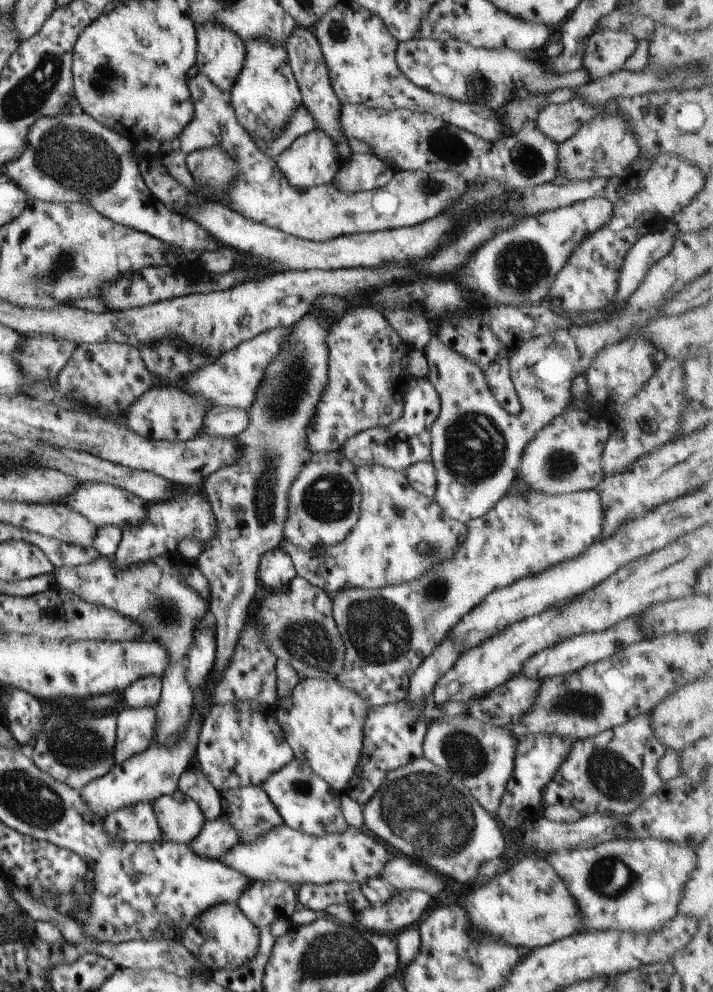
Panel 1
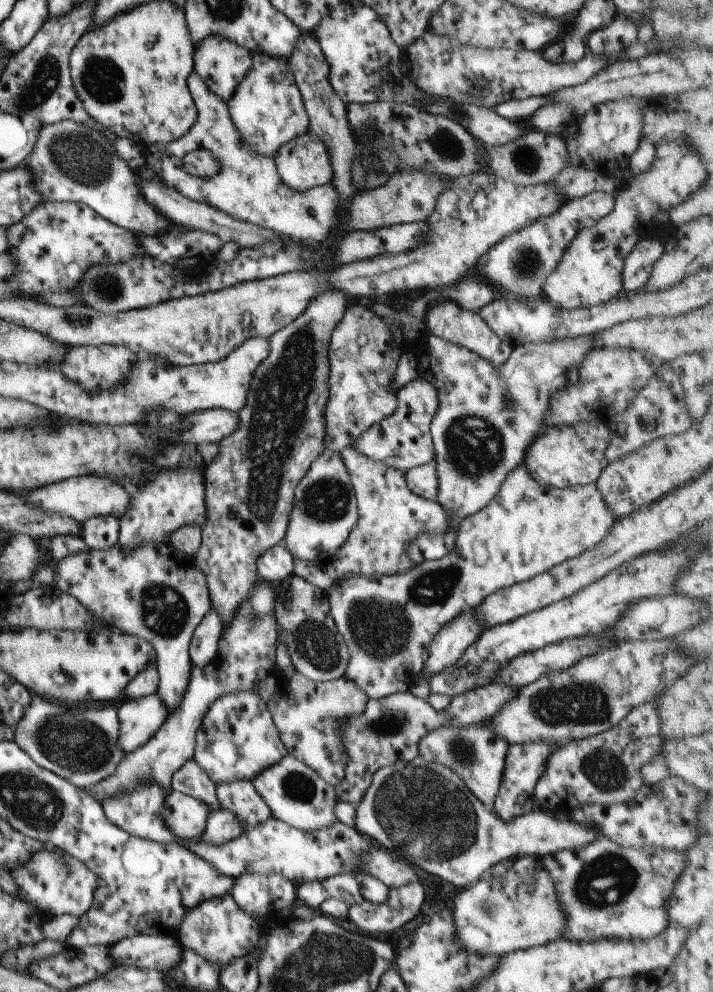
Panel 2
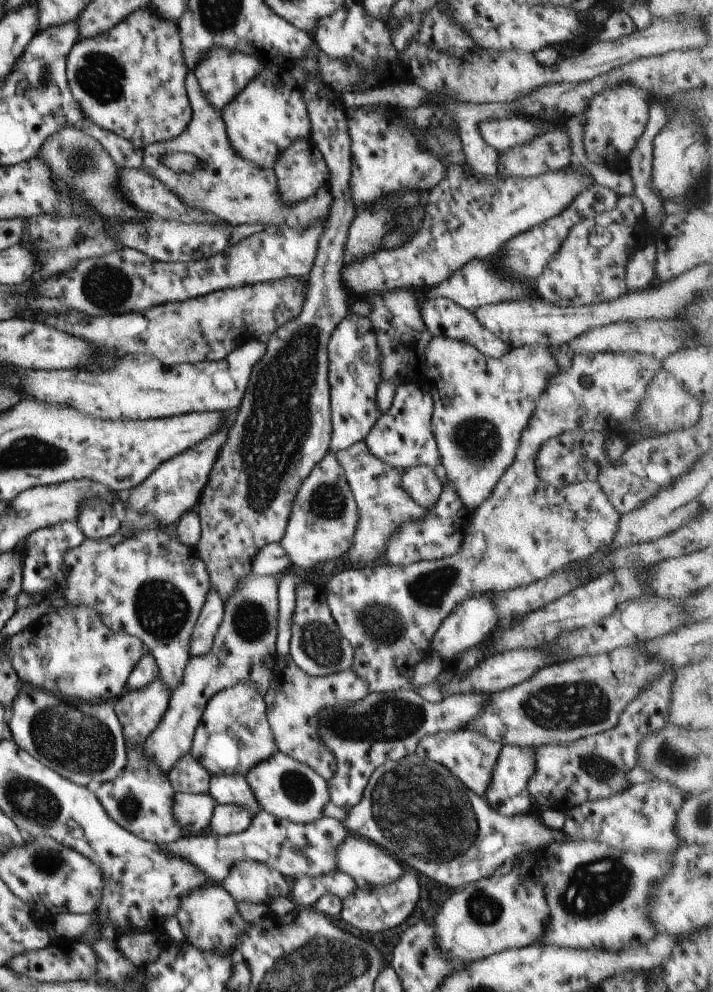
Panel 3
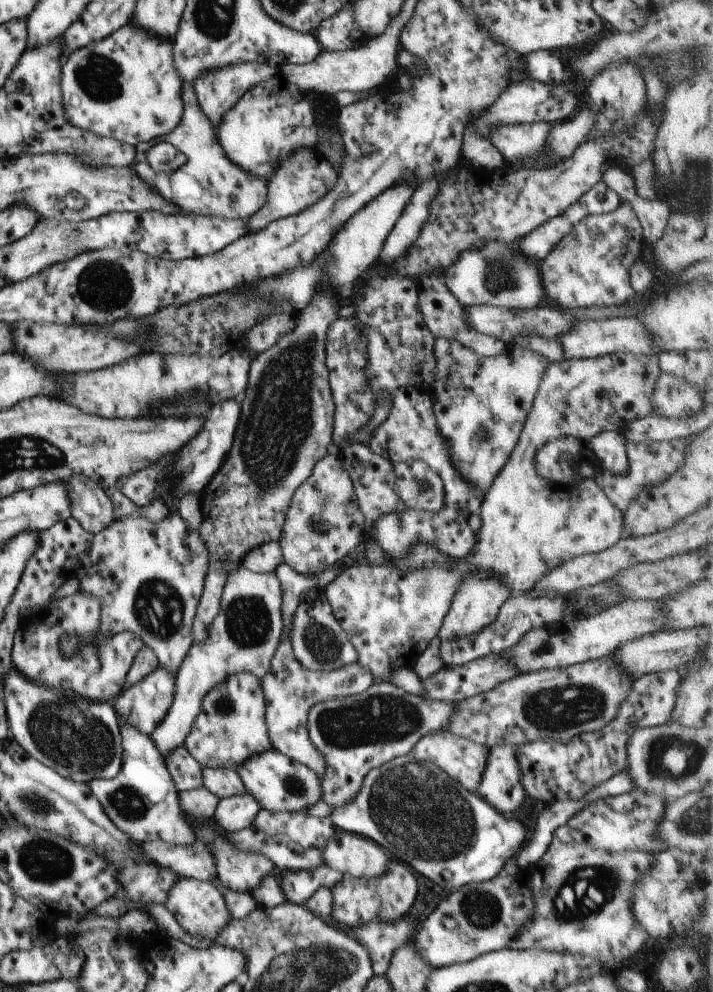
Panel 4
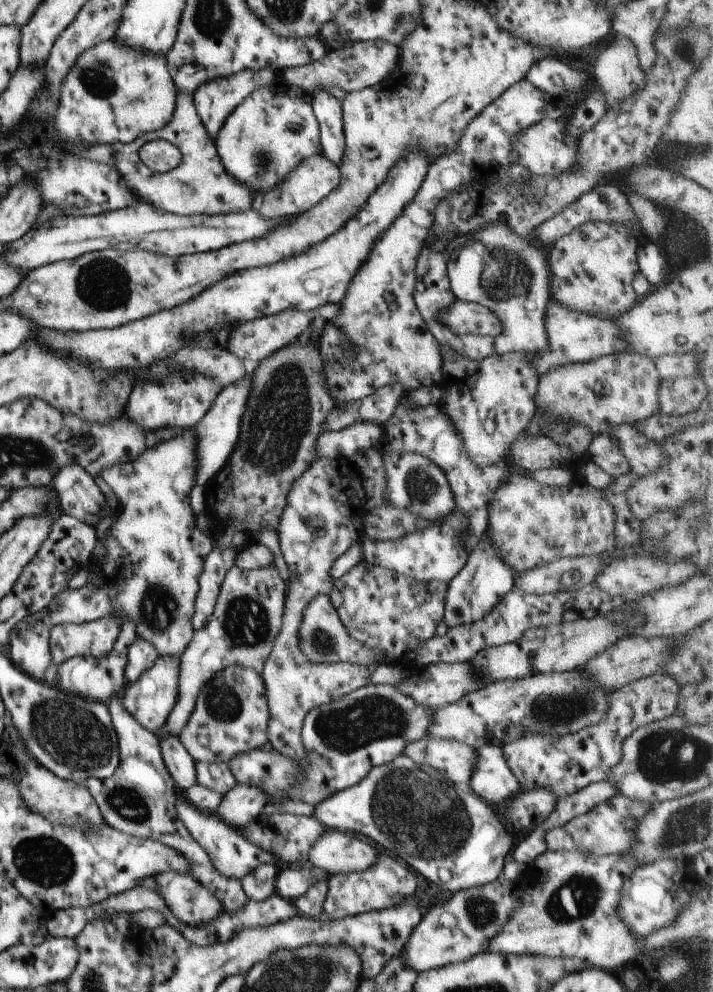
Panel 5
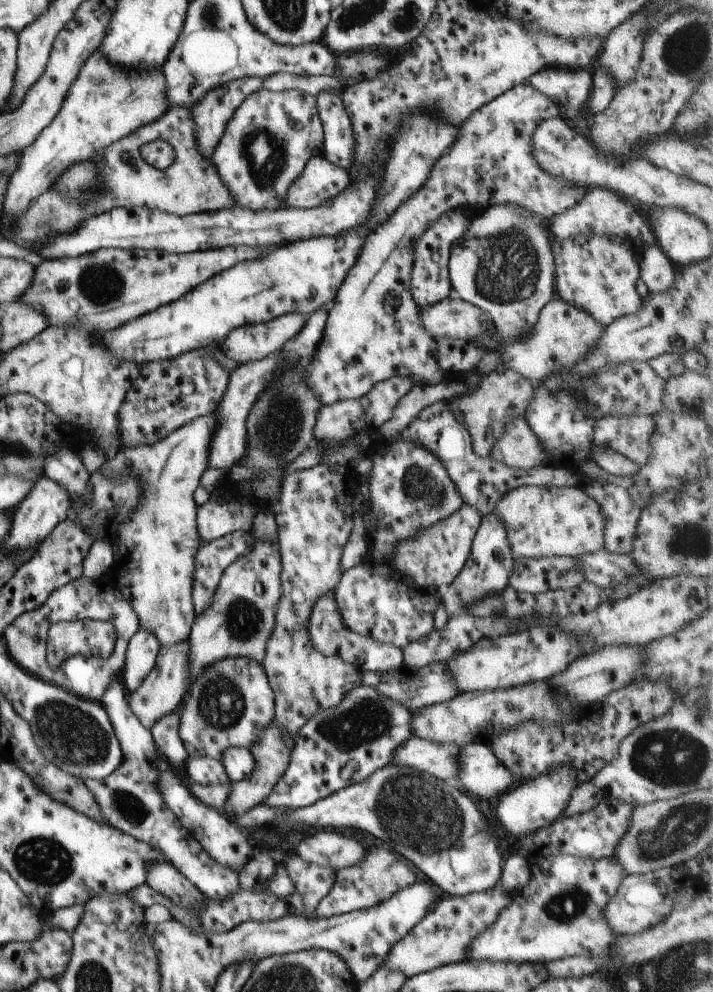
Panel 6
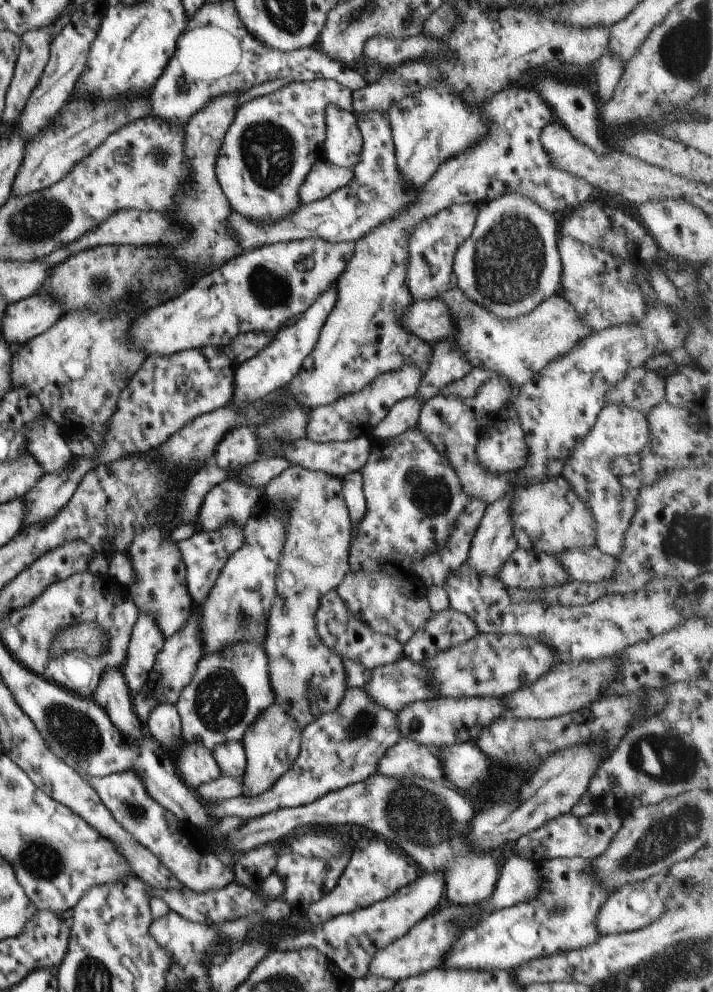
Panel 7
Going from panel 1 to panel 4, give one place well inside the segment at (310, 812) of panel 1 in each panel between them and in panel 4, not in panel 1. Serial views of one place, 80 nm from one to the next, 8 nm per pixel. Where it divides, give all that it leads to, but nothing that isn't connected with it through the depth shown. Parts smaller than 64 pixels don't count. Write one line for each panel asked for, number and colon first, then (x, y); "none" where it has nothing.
2: (295, 794)
3: (283, 787)
4: (280, 785)

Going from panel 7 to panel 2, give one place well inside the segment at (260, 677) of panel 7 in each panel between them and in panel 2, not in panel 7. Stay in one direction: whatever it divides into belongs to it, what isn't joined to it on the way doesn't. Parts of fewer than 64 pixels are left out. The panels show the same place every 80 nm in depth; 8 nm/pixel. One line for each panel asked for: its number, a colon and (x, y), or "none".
2: (236, 739)
3: (232, 735)
4: (230, 726)
5: (230, 714)
6: (229, 704)

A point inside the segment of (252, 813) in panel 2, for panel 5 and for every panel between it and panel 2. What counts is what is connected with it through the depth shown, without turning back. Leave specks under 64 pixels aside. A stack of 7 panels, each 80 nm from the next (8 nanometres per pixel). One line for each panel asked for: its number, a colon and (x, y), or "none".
3: (224, 788)
4: (222, 782)
5: (216, 776)

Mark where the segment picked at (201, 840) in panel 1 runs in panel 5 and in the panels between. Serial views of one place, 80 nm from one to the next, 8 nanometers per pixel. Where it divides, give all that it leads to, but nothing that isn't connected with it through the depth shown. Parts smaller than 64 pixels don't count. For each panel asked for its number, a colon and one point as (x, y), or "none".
2: (221, 826)
3: (225, 819)
4: (232, 814)
5: (244, 802)

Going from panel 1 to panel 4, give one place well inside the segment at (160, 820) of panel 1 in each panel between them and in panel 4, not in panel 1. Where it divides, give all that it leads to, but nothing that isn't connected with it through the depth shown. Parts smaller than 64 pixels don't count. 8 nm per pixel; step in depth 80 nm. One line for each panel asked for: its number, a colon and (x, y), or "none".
2: (184, 816)
3: (192, 812)
4: (198, 805)

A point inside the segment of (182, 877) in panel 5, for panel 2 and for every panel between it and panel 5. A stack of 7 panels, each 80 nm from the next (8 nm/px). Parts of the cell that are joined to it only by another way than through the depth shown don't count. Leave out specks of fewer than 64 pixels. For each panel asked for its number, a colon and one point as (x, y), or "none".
2: (217, 930)
3: (207, 916)
4: (197, 906)

